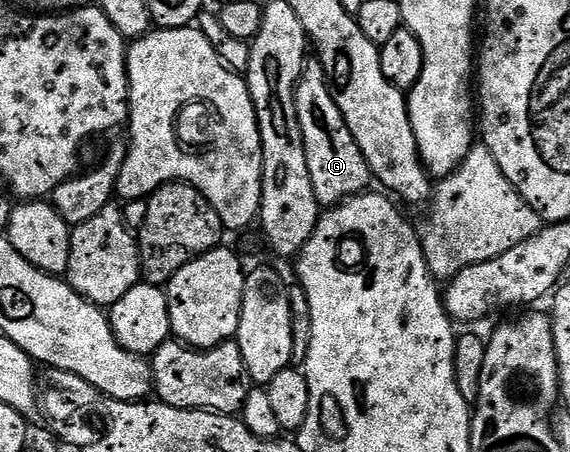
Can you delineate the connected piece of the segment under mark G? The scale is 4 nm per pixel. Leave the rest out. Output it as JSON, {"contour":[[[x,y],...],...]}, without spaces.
{"contour":[[[321,61],[307,62],[298,79],[298,88],[294,90],[296,97],[296,113],[300,121],[300,133],[304,137],[304,153],[308,157],[308,173],[312,177],[312,189],[316,189],[316,197],[323,208],[330,209],[335,205],[363,194],[372,183],[370,166],[364,161],[364,153],[360,153],[360,145],[356,145],[356,137],[352,137],[352,129],[344,121],[344,113],[340,113],[340,105],[336,105],[334,92],[330,86],[330,78]]]}

